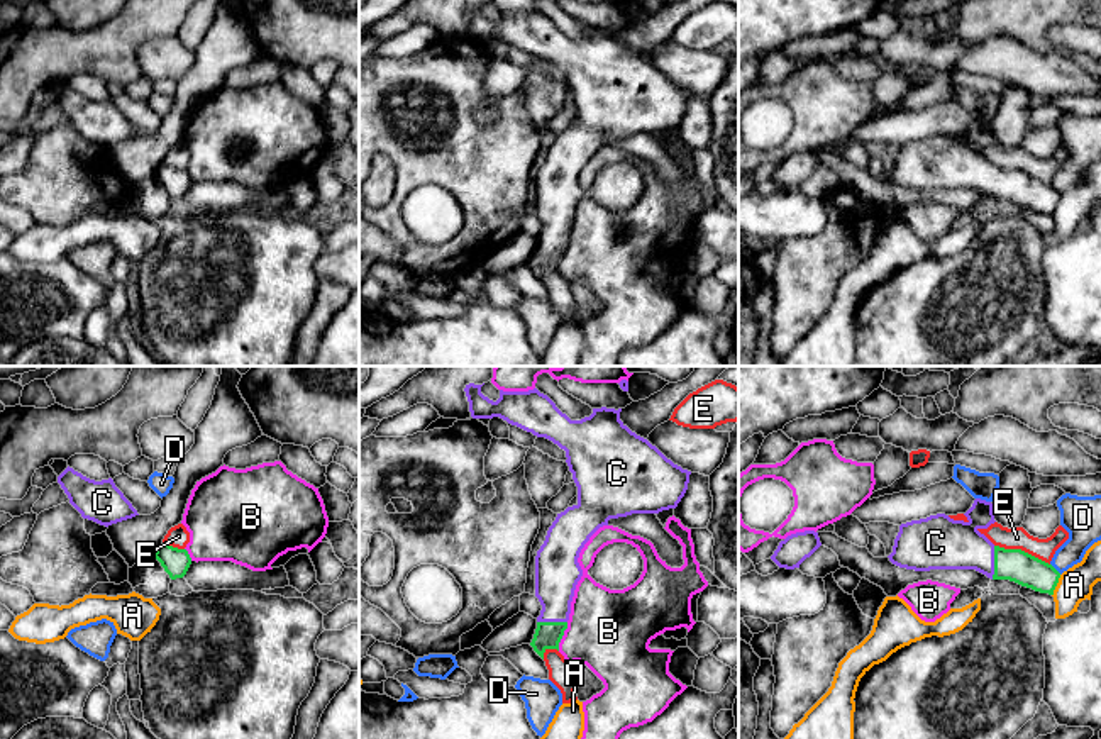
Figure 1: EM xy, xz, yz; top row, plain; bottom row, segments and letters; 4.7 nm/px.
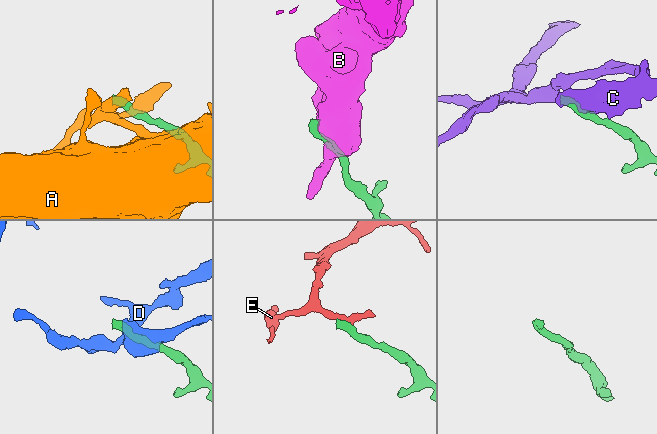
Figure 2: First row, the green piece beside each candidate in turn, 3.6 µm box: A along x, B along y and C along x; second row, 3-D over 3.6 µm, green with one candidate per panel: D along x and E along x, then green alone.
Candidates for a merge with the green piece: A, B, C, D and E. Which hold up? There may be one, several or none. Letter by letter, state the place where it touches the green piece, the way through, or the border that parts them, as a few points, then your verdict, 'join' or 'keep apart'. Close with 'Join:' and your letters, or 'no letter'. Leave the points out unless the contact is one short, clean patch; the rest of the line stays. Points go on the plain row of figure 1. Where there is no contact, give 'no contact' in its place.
A: meets green in yz at (1056, 205); keep apart
B: meets green in xz at (563, 255); border along xz (568, 243), (558, 270); keep apart
C: meets green in yz at (995, 183); join
D: meets green in yz at (1054, 188); border along yz (1051, 183), (1061, 194); keep apart
E: meets green in yz at (1020, 170); border along yz (995, 165), (1020, 168), (1049, 185); keep apart
Join: C

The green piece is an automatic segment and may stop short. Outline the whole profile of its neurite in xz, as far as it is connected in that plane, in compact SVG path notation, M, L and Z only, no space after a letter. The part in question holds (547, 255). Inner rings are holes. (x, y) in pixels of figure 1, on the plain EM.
M469 3L464 12L473 39L500 37L537 58L545 58L566 71L566 83L578 107L578 124L557 134L545 161L535 176L535 217L542 231L530 266L544 280L547 269L557 269L567 249L571 222L583 190L579 173L589 158L610 139L632 134L659 134L676 129L684 117L691 92L667 80L647 59L632 53L622 41L622 29L593 29L589 37L571 41L537 8L528 12L503 12L496 22L481 14L483 5Z

